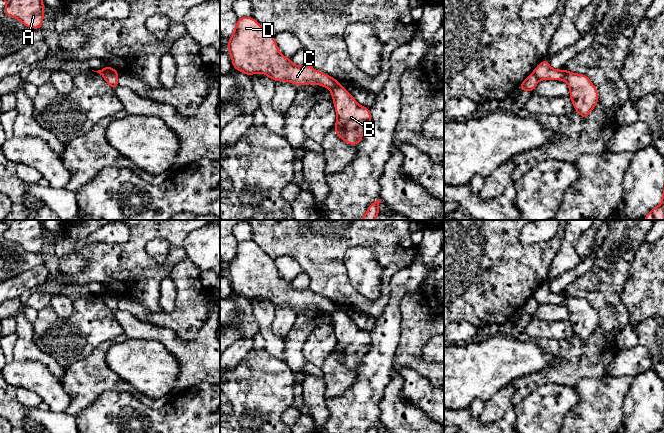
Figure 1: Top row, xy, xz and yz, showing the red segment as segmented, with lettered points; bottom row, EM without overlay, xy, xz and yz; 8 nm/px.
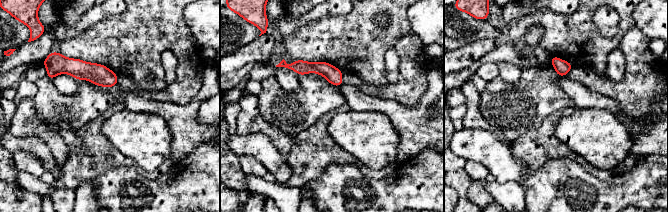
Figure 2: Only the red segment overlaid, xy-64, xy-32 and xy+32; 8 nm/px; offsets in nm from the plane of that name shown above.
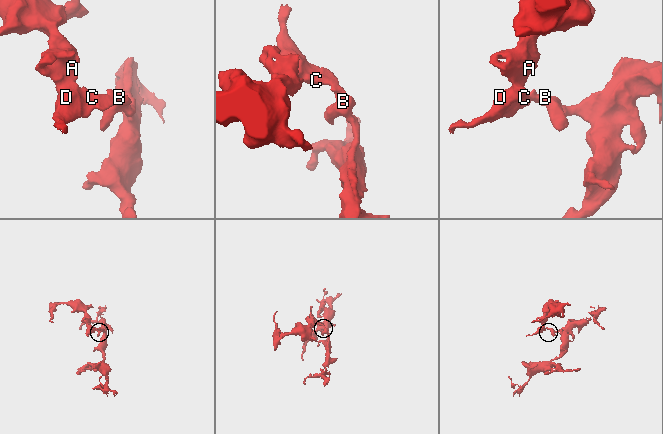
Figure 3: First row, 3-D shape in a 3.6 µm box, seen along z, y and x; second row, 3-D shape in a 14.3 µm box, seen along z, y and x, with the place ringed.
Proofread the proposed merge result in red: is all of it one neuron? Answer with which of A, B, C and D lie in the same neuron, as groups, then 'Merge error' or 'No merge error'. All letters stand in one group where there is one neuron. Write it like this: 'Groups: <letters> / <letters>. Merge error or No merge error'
Groups: A C D / B. Merge error

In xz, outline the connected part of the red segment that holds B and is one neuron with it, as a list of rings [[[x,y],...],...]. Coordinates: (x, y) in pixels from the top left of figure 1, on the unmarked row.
[[[343,309],[331,313],[330,321],[334,324],[334,331],[337,338],[337,345],[334,350],[336,359],[349,369],[358,369],[362,365],[364,355],[370,350],[370,333],[359,329]]]

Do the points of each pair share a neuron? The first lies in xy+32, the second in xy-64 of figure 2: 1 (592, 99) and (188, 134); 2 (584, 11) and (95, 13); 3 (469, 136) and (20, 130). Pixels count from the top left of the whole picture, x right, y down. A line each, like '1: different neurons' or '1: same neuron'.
1: same neuron
2: different neurons
3: different neurons

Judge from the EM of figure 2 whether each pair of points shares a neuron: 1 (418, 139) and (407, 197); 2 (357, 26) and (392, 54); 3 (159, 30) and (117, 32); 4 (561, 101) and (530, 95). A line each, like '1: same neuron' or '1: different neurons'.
1: different neurons
2: different neurons
3: same neuron
4: same neuron

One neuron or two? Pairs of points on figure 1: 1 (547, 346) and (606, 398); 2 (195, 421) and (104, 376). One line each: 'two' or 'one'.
1: two
2: two

